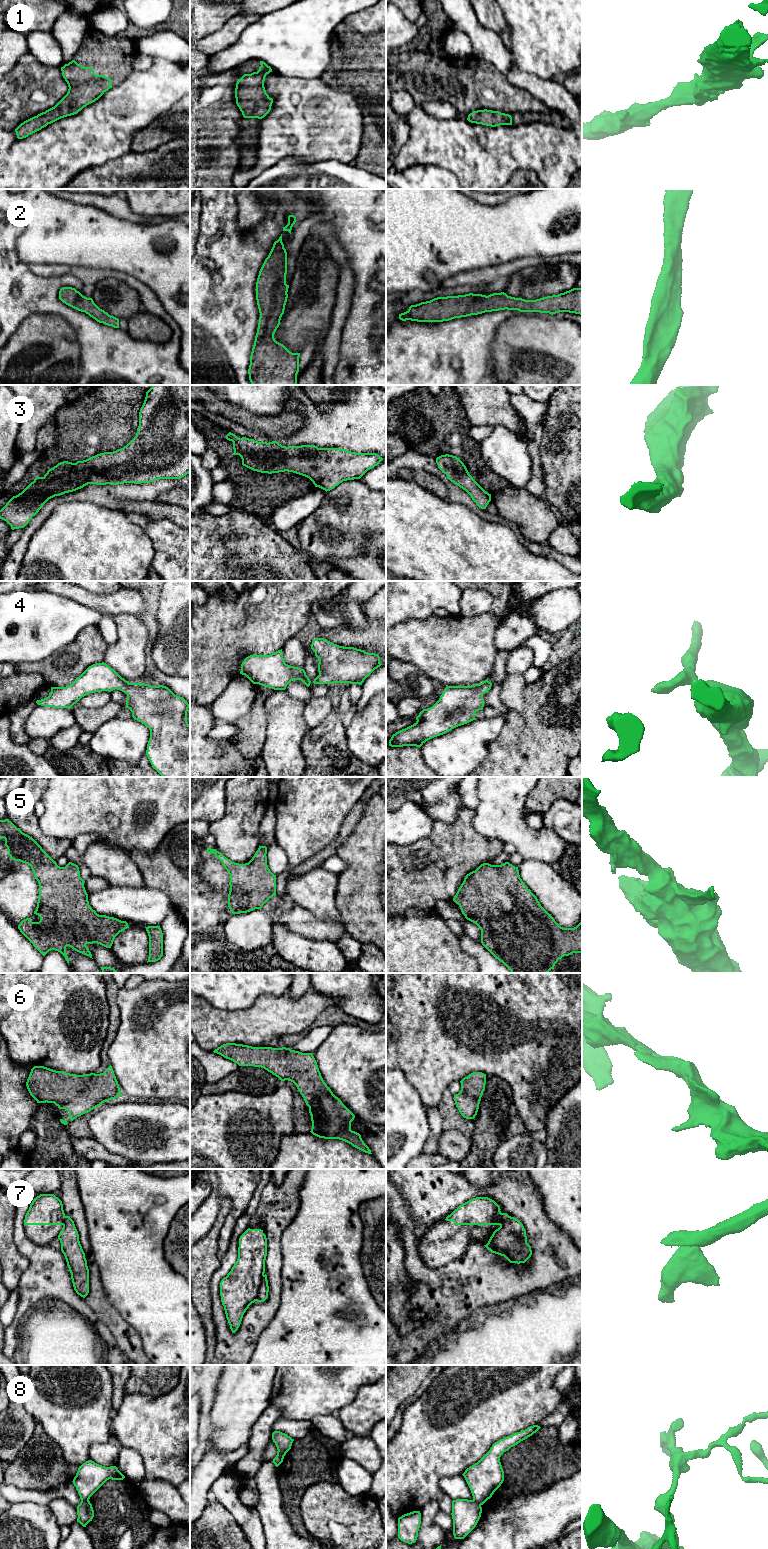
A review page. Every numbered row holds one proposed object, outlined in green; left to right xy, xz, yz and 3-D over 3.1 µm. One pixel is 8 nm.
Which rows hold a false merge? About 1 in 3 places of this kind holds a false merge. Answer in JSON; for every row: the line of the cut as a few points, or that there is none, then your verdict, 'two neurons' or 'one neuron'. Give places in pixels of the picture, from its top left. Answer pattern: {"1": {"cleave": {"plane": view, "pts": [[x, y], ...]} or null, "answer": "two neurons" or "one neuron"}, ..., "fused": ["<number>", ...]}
{"1": {"cleave": null, "answer": "one neuron"}, "2": {"cleave": null, "answer": "one neuron"}, "3": {"cleave": null, "answer": "one neuron"}, "4": {"cleave": null, "answer": "one neuron"}, "5": {"cleave": null, "answer": "one neuron"}, "6": {"cleave": null, "answer": "one neuron"}, "7": {"cleave": {"plane": "xz", "pts": [[264, 1275], [255, 1300]]}, "answer": "two neurons"}, "8": {"cleave": {"plane": "xy", "pts": [[88, 1499], [81, 1502]]}, "answer": "two neurons"}, "fused": ["7", "8"]}

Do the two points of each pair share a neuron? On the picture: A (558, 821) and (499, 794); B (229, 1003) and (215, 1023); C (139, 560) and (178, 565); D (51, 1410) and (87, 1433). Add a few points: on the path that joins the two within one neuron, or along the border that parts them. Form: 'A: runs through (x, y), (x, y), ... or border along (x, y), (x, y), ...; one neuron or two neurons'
A: border along (544, 825), (551, 828), (563, 839); two neurons
B: border along (204, 998), (217, 1008), (226, 1010), (247, 1008); two neurons
C: border along (150, 539), (154, 550), (152, 566); two neurons
D: runs through (60, 1410), (64, 1410), (78, 1424); one neuron

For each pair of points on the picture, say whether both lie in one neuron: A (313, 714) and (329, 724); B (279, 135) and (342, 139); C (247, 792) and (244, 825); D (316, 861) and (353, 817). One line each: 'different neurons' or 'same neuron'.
A: different neurons
B: same neuron
C: same neuron
D: same neuron

